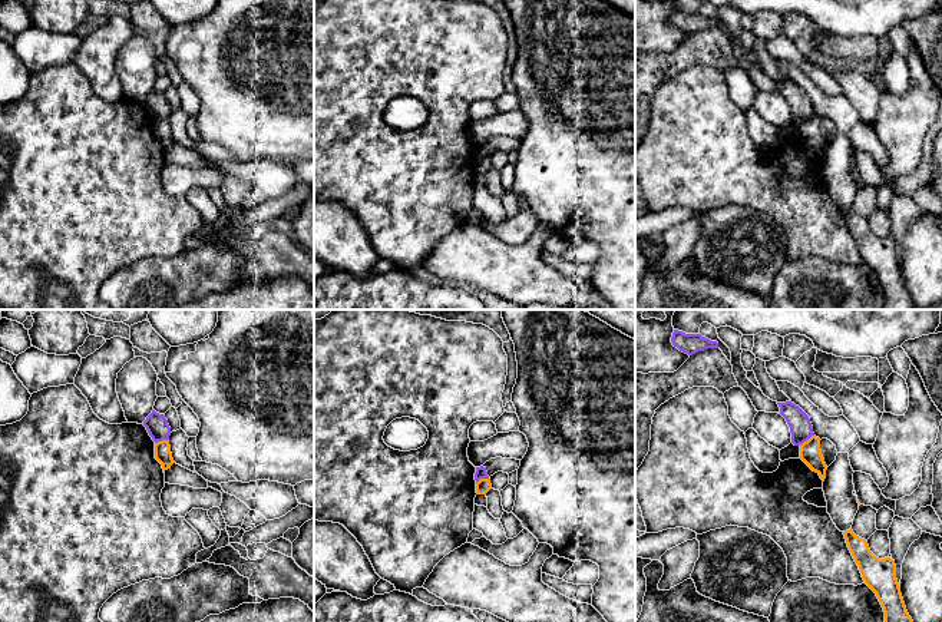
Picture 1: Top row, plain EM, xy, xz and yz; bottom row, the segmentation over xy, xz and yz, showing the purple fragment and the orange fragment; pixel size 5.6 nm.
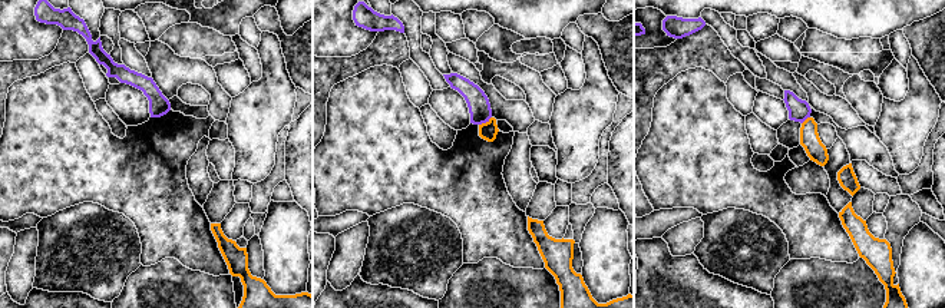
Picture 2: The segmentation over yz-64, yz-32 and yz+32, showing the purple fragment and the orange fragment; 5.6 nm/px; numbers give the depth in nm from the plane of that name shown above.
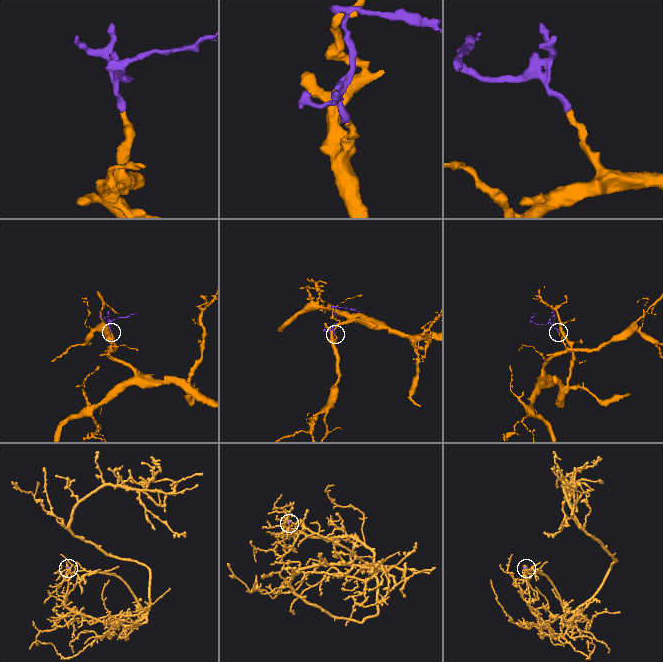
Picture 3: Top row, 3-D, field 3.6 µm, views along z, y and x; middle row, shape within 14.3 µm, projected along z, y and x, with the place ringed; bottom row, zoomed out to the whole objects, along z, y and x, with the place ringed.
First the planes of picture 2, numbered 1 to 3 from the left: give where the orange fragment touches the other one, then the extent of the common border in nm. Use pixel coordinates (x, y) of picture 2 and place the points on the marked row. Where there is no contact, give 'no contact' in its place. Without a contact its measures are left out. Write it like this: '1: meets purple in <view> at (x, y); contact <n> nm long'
1: no contact
2: meets purple in yz-32 at (485, 122); contact 90 nm long
3: meets purple in yz+32 at (805, 119); contact 60 nm long

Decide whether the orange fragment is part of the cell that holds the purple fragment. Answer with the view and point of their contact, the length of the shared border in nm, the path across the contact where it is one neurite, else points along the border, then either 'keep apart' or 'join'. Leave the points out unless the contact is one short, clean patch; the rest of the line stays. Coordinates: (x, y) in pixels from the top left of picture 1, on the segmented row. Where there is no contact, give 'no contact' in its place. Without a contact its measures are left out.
yz (806, 440) | 110 nm | along yz (813, 434), (799, 445) | keep apart

